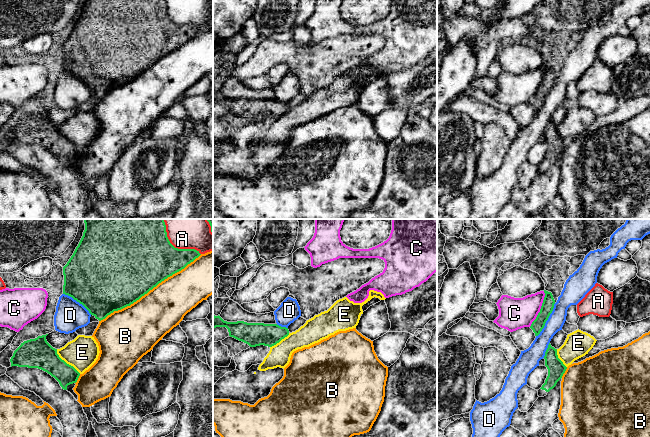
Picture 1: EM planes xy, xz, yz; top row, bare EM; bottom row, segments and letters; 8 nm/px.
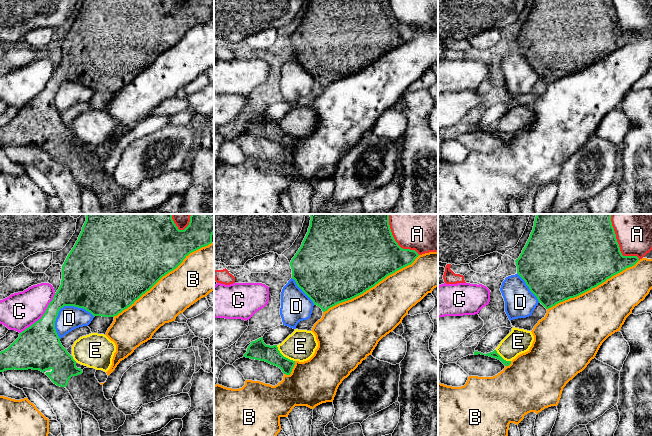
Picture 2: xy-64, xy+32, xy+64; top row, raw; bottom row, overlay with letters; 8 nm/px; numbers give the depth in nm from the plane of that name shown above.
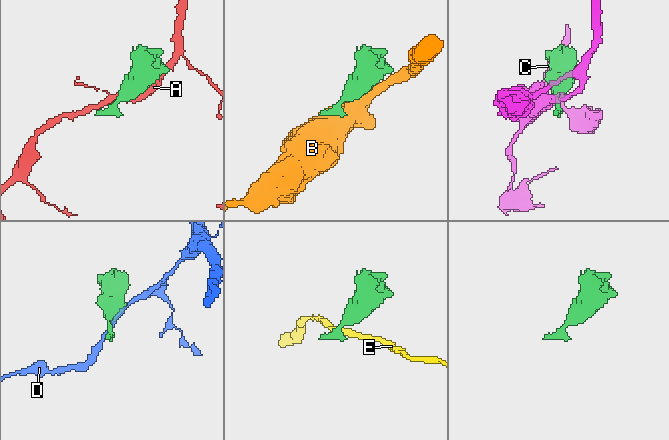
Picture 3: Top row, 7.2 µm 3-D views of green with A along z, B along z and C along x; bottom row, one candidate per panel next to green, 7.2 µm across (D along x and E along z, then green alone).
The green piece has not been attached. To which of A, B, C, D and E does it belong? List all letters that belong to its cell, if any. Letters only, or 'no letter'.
no letter

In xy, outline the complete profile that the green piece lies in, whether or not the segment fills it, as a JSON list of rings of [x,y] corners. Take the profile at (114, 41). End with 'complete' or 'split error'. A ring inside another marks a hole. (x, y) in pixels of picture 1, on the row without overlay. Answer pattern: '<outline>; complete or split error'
[[[85,0],[78,22],[63,43],[63,70],[82,80],[91,91],[101,97],[114,87],[130,82],[200,31],[195,25],[175,24],[167,13],[165,0]]]; complete

